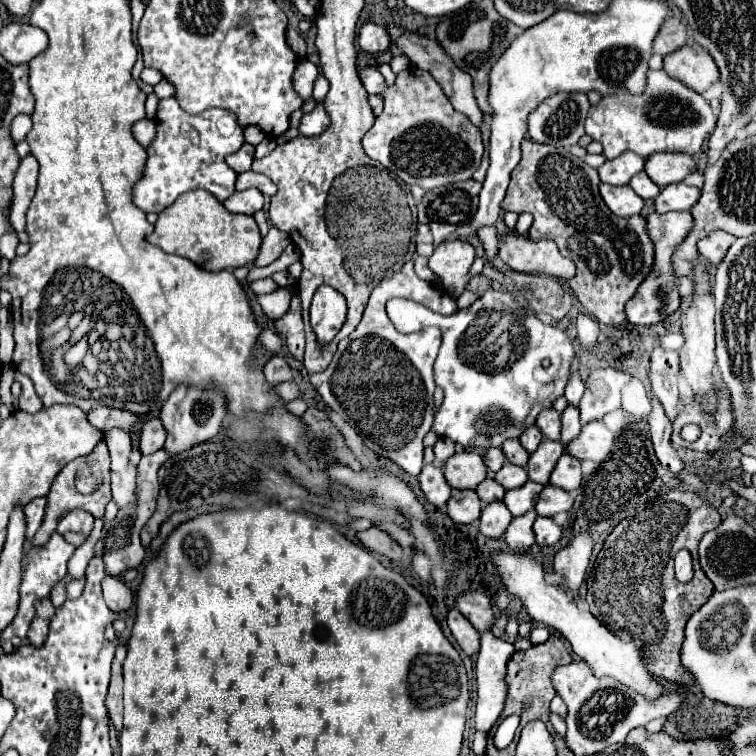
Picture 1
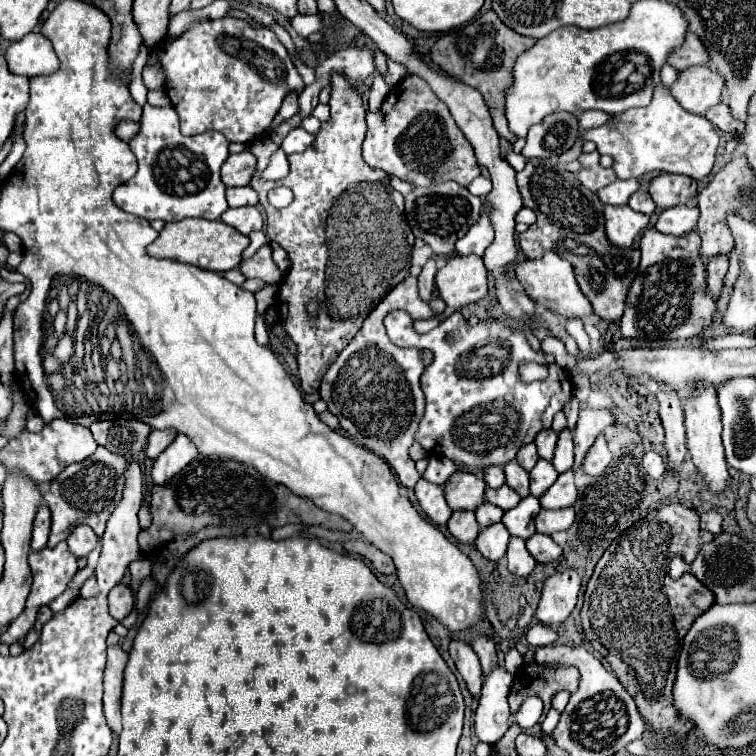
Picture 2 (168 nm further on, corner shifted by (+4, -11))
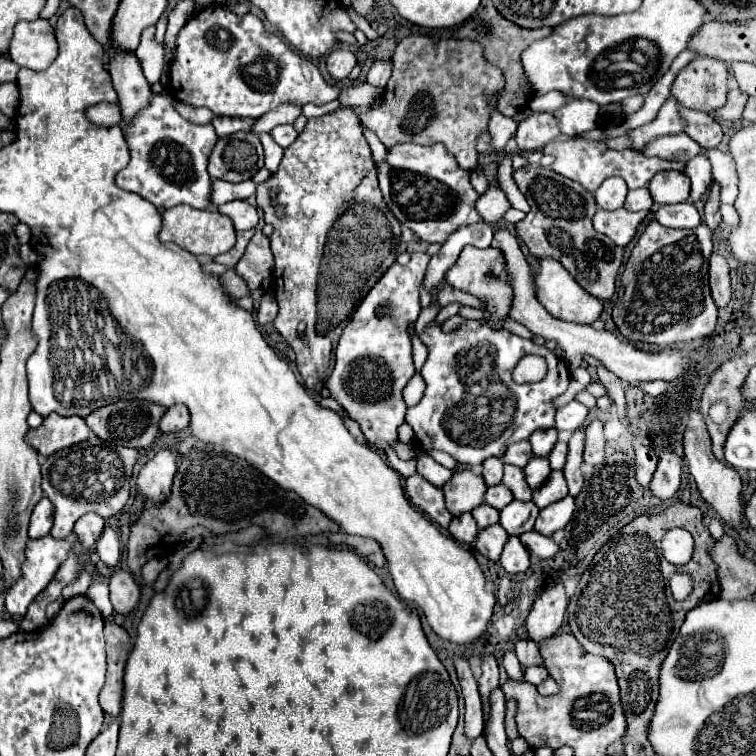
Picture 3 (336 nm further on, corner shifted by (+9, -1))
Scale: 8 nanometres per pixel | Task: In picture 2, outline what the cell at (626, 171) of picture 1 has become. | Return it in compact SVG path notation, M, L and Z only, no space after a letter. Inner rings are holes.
M636 178L630 180L616 180L612 184L608 184L606 188L598 190L598 198L602 200L602 204L612 204L612 206L624 206L628 202L628 198L640 188Z

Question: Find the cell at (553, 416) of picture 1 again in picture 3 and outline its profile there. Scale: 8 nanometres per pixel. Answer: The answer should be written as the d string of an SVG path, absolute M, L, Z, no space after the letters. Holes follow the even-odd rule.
M555 428L535 430L535 434L531 434L529 442L533 446L533 454L535 456L547 456L553 450L555 442L557 442L557 430Z

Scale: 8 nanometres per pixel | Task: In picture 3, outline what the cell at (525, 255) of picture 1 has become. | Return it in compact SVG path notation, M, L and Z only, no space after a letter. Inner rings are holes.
M551 256L539 258L537 262L537 272L535 272L535 286L537 286L537 300L547 308L549 314L553 314L559 320L567 320L567 322L587 322L593 324L601 310L603 304L593 298L591 294L587 294L577 282L575 278L563 268L563 264Z

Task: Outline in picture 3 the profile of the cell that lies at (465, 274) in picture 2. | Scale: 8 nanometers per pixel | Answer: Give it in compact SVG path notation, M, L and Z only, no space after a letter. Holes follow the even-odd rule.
M467 246L459 254L457 262L445 274L445 282L447 284L451 284L457 290L469 292L469 294L473 294L477 298L483 298L487 302L487 312L493 314L493 318L489 322L493 328L501 328L499 320L507 316L509 306L511 306L511 288L505 284L505 268L503 266L505 266L503 254L497 248L489 246L485 250L479 250L479 248Z

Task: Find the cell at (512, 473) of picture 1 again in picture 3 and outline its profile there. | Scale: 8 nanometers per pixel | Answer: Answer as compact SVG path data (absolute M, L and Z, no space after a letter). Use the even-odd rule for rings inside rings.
M495 484L495 486L489 486L487 492L485 492L485 502L497 510L505 508L509 502L513 500L513 494L511 490L505 486L505 484Z

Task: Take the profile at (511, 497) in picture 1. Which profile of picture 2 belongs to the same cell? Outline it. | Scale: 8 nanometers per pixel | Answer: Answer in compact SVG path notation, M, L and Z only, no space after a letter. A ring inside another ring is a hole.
M528 496L528 498L524 498L516 508L504 512L502 524L508 528L508 532L510 532L512 536L518 536L518 538L528 540L528 538L536 532L536 528L534 528L534 518L536 518L538 512L540 512L540 502L538 502L538 498Z

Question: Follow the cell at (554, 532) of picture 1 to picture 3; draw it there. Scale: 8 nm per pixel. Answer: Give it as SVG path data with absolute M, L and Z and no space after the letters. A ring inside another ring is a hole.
M535 530L521 534L519 540L529 550L529 554L533 554L537 558L551 558L559 550L559 546L555 544L555 540L551 536L543 536L543 534L535 532Z

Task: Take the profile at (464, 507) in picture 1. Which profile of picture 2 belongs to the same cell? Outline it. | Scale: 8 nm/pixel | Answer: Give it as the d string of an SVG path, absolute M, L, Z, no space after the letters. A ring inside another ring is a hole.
M454 512L448 520L450 534L466 544L472 544L480 532L480 524L474 518L474 512Z

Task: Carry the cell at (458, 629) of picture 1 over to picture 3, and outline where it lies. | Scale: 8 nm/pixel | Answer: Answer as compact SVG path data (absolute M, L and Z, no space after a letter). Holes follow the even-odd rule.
M463 656L453 658L457 676L461 682L463 698L465 698L465 734L473 740L483 732L483 704L477 690L477 680L473 678L473 672L469 668L469 662Z

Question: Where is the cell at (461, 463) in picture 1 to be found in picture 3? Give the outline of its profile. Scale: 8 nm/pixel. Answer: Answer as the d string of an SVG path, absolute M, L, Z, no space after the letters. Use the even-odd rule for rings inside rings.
M469 468L455 470L451 480L443 486L447 510L453 516L471 512L475 506L479 506L483 502L485 490L487 490L487 484L485 484L483 476L473 474Z

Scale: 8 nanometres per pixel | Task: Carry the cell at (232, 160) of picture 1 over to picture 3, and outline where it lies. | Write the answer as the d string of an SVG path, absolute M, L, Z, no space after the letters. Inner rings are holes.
M237 132L229 138L219 138L209 156L211 178L227 182L243 182L263 166L263 148L255 132Z

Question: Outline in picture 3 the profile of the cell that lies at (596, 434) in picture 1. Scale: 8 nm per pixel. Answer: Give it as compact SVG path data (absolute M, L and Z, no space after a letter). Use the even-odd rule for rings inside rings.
M593 420L585 428L585 462L587 464L601 464L605 458L605 436L603 436L603 424L599 420Z

